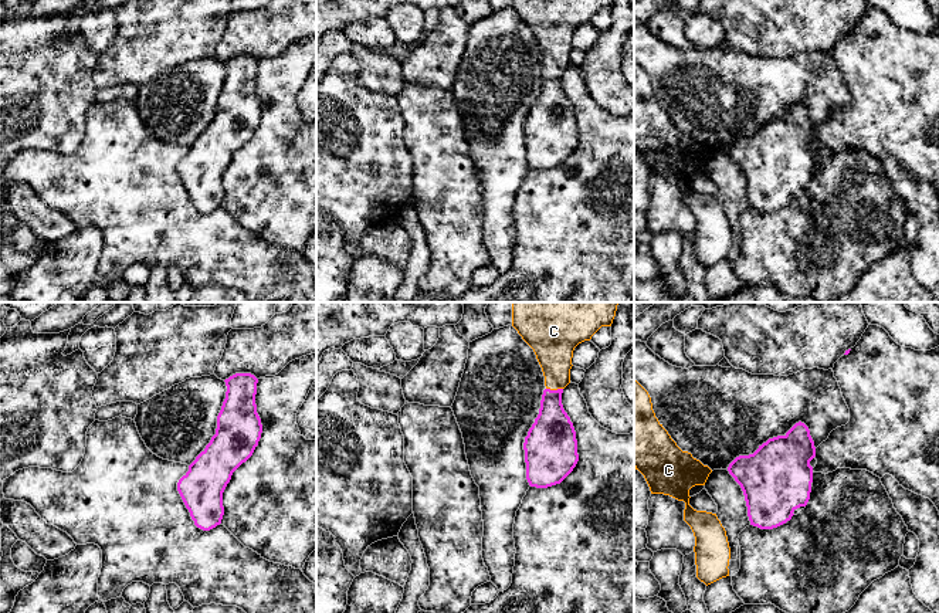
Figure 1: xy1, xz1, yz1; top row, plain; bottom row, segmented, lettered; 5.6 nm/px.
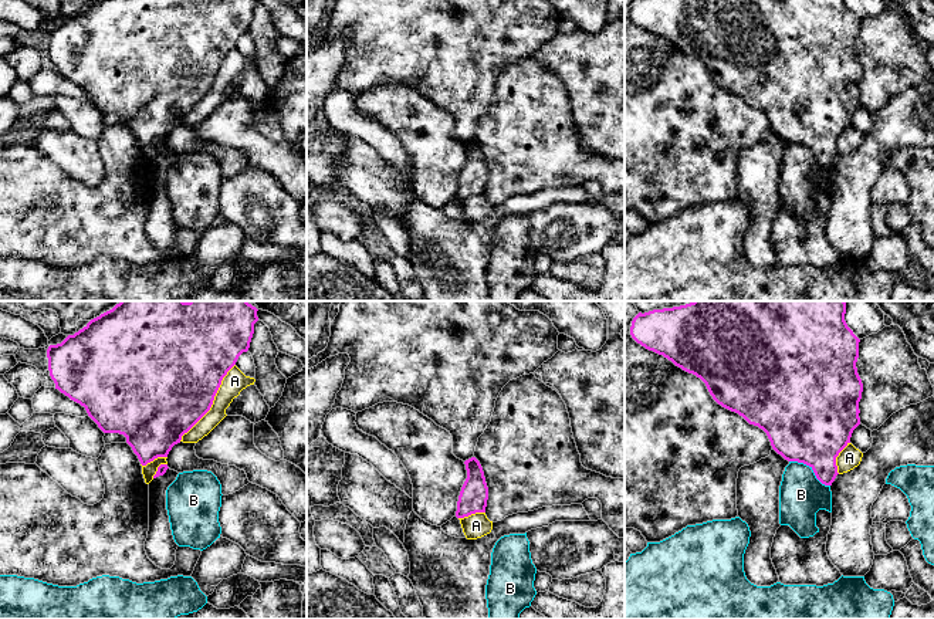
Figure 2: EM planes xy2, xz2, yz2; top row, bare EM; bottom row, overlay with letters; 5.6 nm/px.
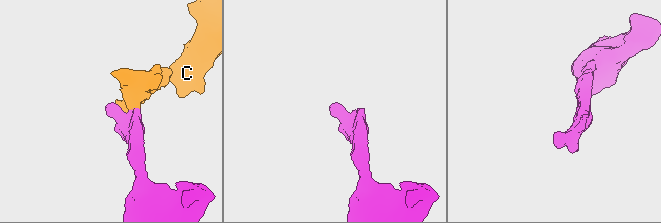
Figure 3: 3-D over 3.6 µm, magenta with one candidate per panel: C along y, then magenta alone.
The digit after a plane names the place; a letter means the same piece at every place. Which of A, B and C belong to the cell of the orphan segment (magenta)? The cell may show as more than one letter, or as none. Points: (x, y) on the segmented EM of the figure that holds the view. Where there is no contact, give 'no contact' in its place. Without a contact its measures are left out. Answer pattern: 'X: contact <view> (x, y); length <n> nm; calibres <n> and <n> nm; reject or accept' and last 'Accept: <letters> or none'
A: contact xy2 (212, 402); length 550 nm; calibres 500 and 120 nm; reject
B: contact yz2 (812, 469); length 280 nm; calibres 440 and 260 nm; reject
C: contact xz1 (555, 390); length 100 nm; calibres 260 and 220 nm; accept
Accept: C

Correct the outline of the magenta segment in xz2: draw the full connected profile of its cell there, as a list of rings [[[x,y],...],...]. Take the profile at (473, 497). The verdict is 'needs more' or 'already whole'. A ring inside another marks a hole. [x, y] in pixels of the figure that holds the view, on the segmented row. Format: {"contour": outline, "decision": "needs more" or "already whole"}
{"contour": [[[471,457],[464,461],[467,478],[461,487],[457,501],[457,518],[464,518],[476,513],[485,513],[488,487],[480,461]]], "decision": "already whole"}

